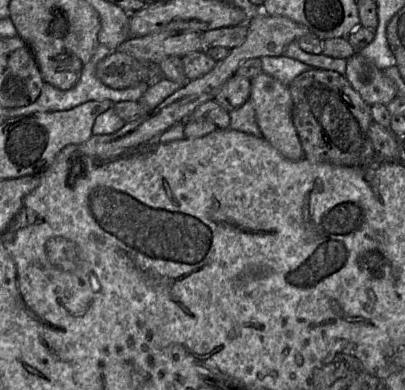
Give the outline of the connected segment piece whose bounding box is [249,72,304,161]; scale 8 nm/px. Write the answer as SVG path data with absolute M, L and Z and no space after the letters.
M260 73L251 79L250 98L256 114L256 122L262 137L284 158L298 161L304 158L304 151L292 118L292 98L289 87L274 77Z

